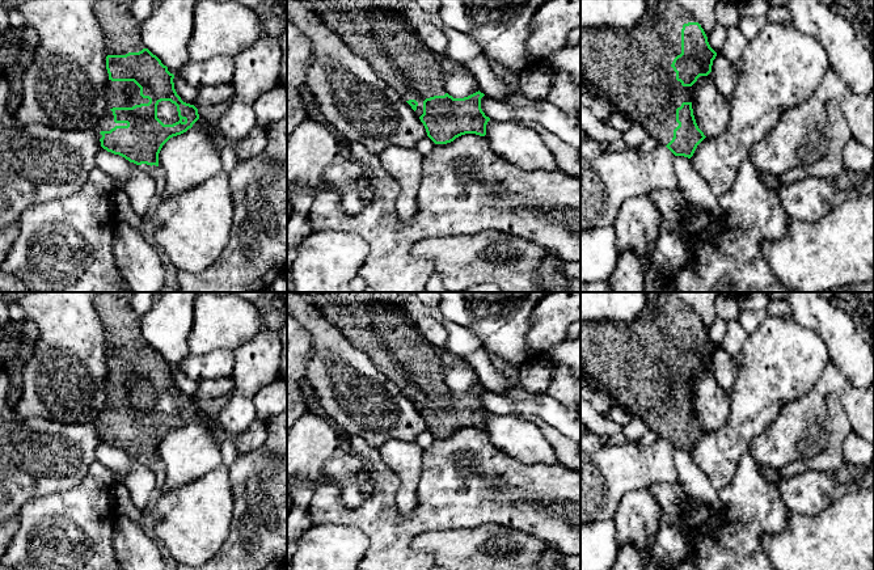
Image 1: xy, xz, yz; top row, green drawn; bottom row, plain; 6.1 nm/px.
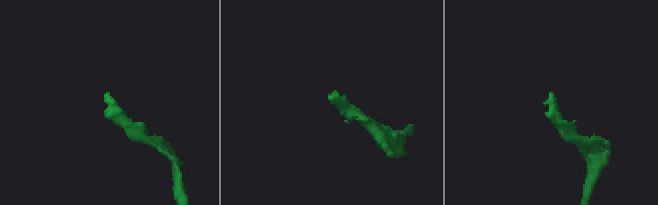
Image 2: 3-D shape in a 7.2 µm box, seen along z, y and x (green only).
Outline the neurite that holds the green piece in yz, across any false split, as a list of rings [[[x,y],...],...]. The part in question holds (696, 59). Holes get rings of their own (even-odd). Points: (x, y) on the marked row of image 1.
[[[659,0],[656,13],[650,13],[646,8],[645,16],[632,30],[617,28],[580,29],[580,81],[583,81],[594,94],[599,94],[607,100],[613,111],[621,113],[632,122],[638,122],[651,138],[654,138],[659,144],[666,145],[675,156],[691,159],[697,145],[706,138],[698,128],[693,115],[692,85],[700,76],[708,76],[712,72],[712,66],[715,56],[717,52],[710,47],[701,25],[680,4],[672,0]]]

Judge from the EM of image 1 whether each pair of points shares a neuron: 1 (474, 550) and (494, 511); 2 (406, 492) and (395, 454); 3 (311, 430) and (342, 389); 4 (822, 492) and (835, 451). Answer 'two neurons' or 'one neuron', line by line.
1: two neurons
2: one neuron
3: two neurons
4: two neurons

